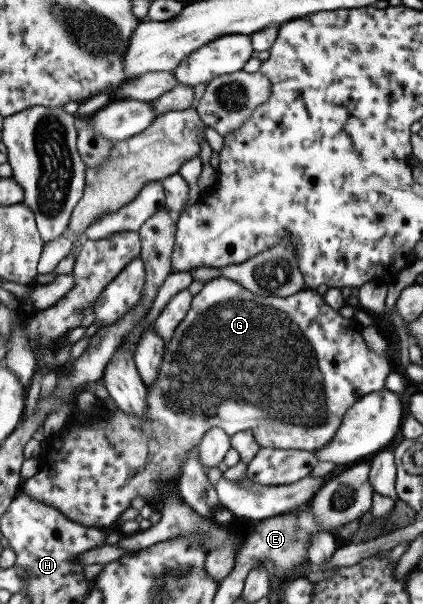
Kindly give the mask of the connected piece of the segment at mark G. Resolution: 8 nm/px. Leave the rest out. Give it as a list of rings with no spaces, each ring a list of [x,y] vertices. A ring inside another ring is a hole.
[[[217,276],[203,283],[200,292],[192,296],[184,319],[173,330],[172,338],[165,343],[159,375],[156,375],[152,385],[146,387],[146,413],[142,417],[132,417],[120,409],[112,411],[106,408],[98,416],[90,415],[90,413],[82,414],[84,421],[74,423],[68,431],[63,431],[60,435],[55,433],[45,439],[45,451],[44,453],[40,452],[37,457],[39,468],[34,475],[22,481],[20,490],[30,496],[30,499],[58,508],[58,511],[62,512],[69,520],[74,520],[86,527],[108,528],[115,527],[121,518],[121,513],[130,506],[132,498],[138,496],[144,498],[146,502],[160,501],[162,488],[168,484],[175,485],[176,478],[180,474],[180,464],[186,458],[186,452],[192,446],[198,445],[202,435],[212,427],[220,427],[229,437],[238,431],[249,430],[256,444],[274,449],[302,451],[322,449],[326,443],[330,442],[330,439],[334,438],[346,410],[362,396],[382,390],[384,379],[391,373],[385,357],[377,355],[366,347],[366,342],[361,335],[363,329],[363,326],[353,317],[344,319],[337,310],[326,305],[322,296],[313,289],[299,290],[287,297],[261,297],[247,291],[236,281]]]

